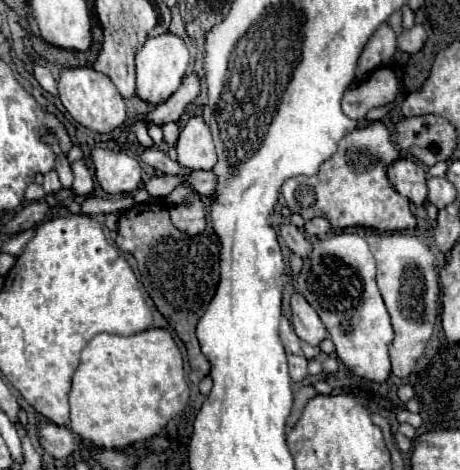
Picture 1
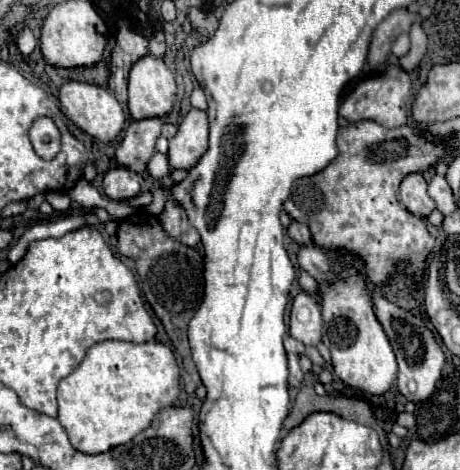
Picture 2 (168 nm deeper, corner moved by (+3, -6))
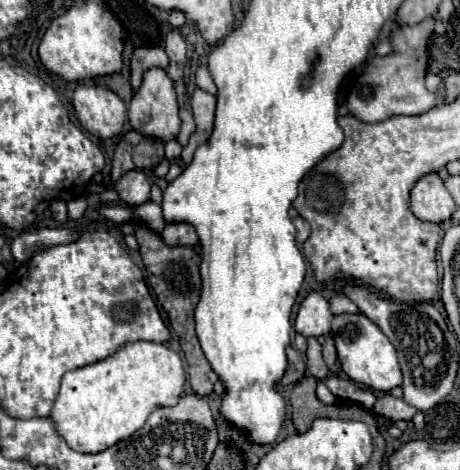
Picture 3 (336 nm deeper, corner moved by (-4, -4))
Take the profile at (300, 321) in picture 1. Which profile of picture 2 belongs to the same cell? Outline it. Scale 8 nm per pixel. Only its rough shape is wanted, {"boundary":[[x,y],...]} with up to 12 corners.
{"boundary":[[301,291],[291,305],[289,333],[305,345],[321,341],[321,309]]}

